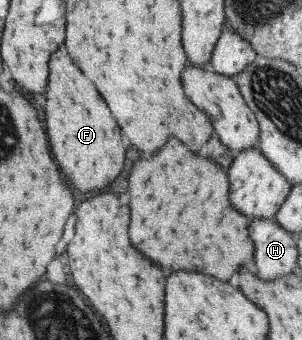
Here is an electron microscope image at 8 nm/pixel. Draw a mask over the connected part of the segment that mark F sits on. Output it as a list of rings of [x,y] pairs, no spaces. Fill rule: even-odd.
[[[61,45],[61,49],[53,53],[49,61],[49,81],[45,127],[51,151],[61,171],[81,193],[103,191],[111,187],[125,167],[127,151],[123,145],[123,135],[99,91],[69,59],[65,45]]]

